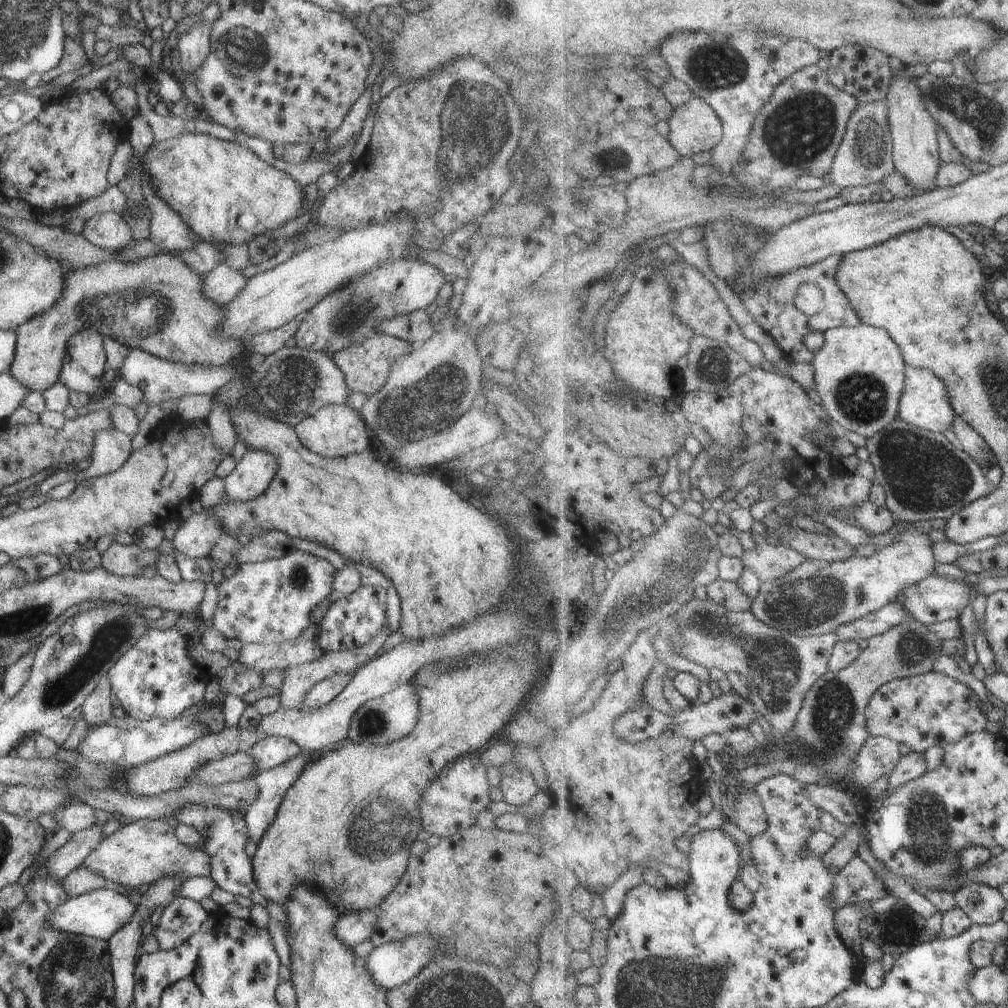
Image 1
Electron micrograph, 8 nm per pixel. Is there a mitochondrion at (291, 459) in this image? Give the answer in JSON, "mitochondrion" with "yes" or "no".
{"mitochondrion":"no"}

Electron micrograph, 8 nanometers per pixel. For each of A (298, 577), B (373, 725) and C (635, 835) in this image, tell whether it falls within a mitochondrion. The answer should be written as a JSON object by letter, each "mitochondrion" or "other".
{"A":"mitochondrion","B":"mitochondrion","C":"mitochondrion"}

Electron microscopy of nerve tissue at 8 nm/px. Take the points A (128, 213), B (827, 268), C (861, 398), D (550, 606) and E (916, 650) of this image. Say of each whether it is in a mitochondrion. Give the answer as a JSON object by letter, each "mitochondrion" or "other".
{"A":"other","B":"other","C":"mitochondrion","D":"other","E":"mitochondrion"}

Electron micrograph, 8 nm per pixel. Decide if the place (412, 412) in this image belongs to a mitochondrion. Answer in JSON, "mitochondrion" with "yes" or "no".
{"mitochondrion":"yes"}

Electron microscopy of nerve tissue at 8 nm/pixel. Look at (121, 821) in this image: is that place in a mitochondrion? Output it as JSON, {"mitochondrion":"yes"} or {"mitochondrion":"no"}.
{"mitochondrion":"no"}

